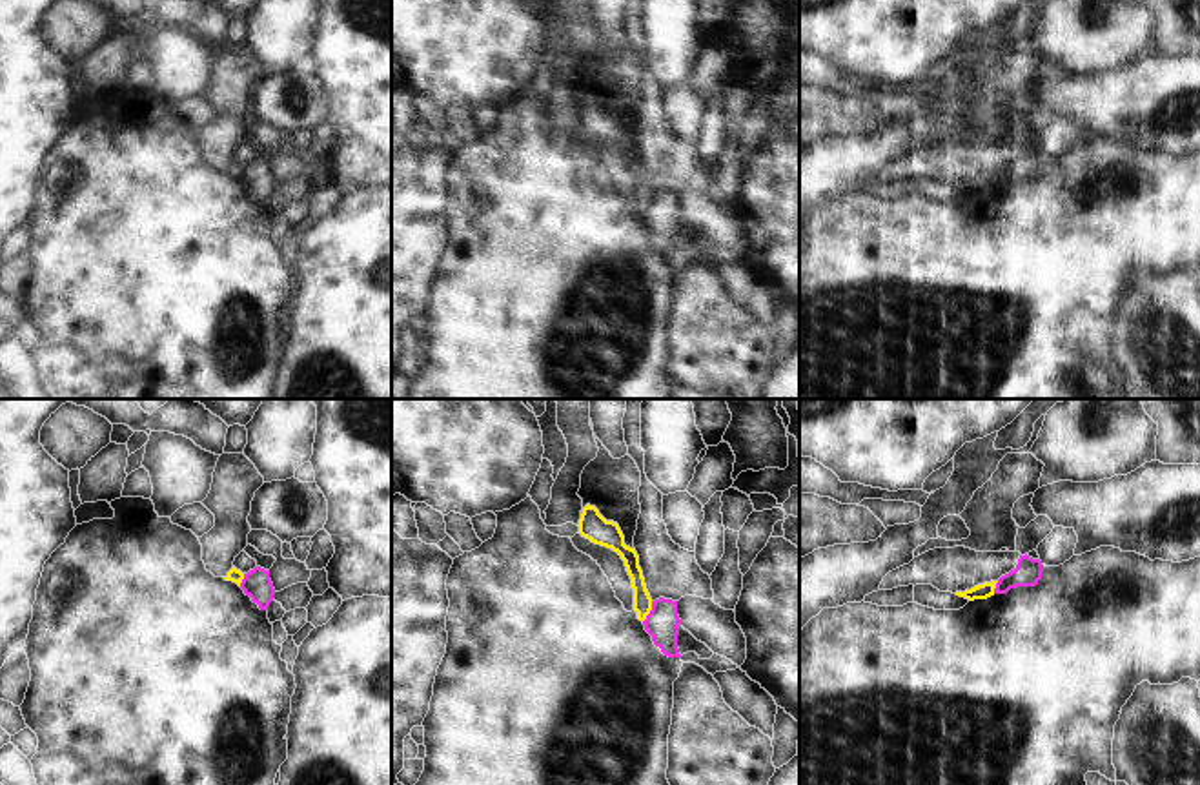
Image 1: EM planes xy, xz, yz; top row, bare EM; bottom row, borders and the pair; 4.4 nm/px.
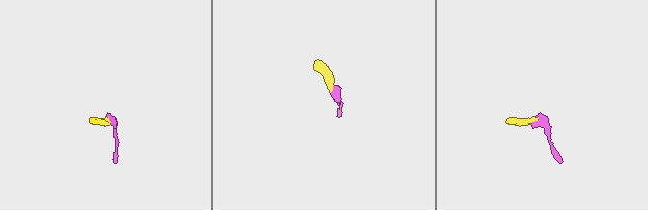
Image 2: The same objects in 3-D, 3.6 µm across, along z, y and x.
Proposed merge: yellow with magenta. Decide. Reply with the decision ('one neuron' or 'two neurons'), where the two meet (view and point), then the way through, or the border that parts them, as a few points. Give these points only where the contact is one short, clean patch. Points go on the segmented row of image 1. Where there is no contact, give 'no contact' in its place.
two neurons | xz (649, 612) | along xz (652, 601), (652, 609), (643, 621)

